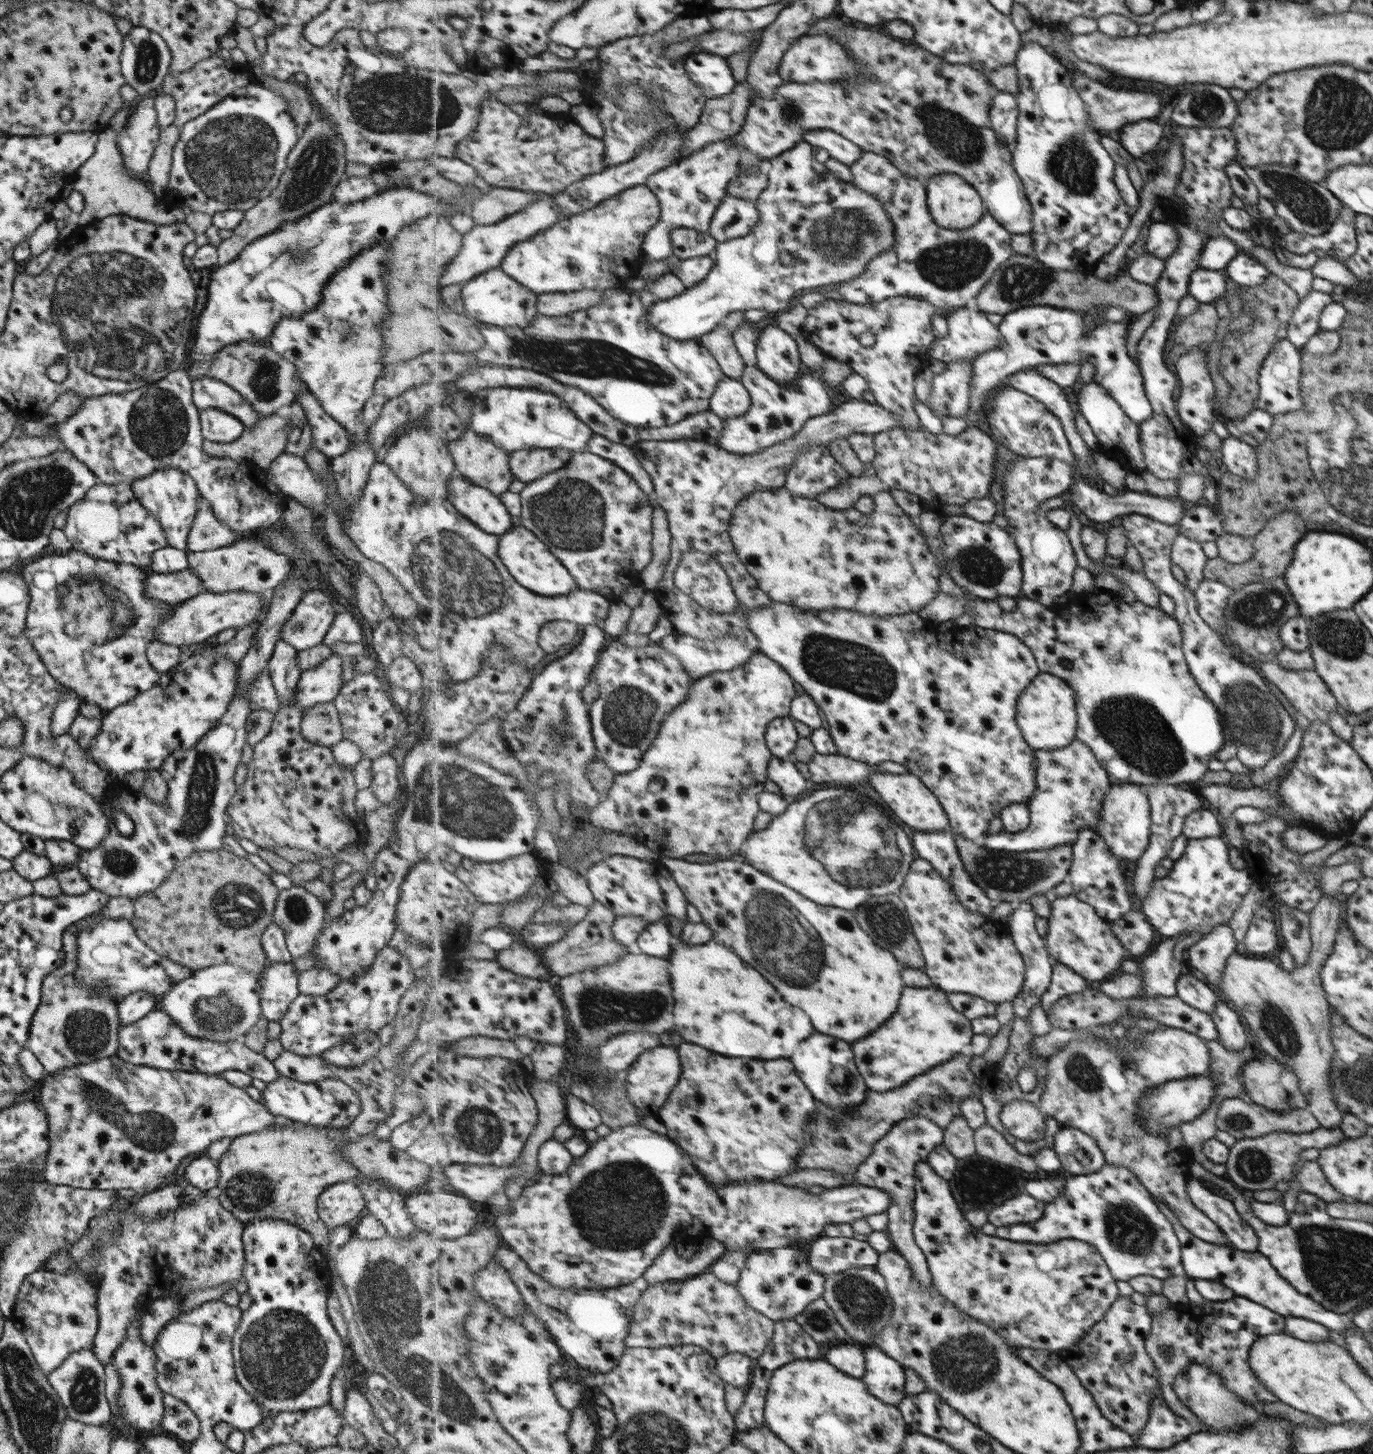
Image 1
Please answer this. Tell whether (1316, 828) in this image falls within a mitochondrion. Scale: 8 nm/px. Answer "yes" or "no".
no

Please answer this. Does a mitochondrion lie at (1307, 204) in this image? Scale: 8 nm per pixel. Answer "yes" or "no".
yes

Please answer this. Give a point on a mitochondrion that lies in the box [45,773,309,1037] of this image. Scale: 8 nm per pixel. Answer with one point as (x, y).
(236, 906)

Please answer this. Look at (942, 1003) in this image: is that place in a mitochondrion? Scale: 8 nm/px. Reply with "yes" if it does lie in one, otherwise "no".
no

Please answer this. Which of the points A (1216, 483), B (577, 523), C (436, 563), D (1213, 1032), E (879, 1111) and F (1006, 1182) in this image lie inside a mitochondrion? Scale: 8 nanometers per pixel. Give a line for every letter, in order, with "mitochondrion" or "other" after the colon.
A: other
B: mitochondrion
C: mitochondrion
D: other
E: mitochondrion
F: other

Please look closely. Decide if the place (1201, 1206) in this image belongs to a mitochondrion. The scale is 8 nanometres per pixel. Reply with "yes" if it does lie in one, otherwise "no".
no

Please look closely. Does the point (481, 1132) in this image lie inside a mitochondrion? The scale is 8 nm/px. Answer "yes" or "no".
yes

